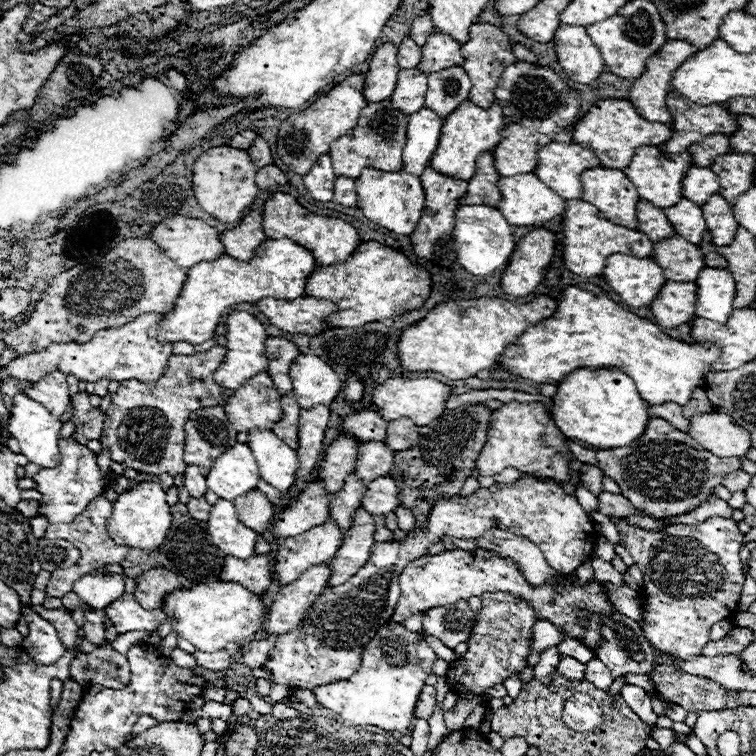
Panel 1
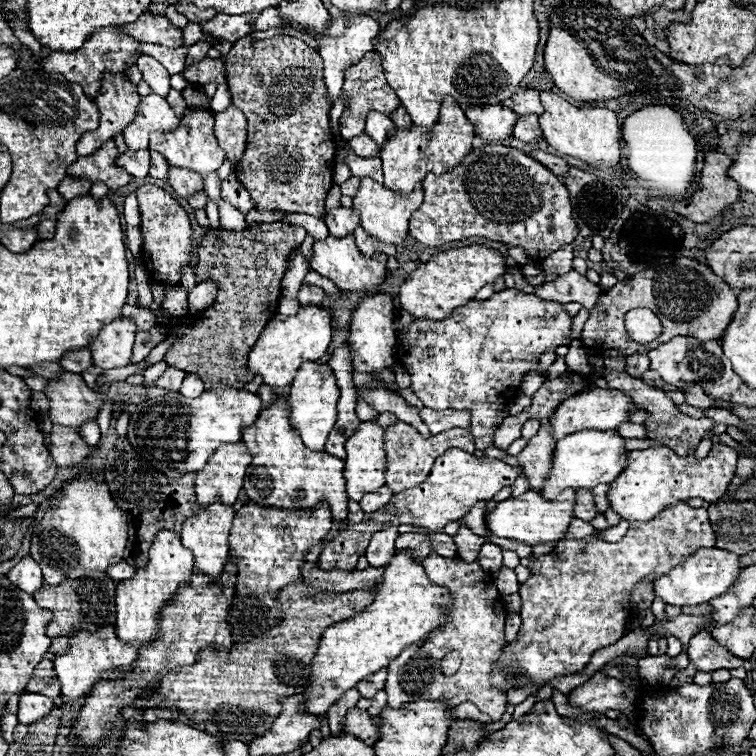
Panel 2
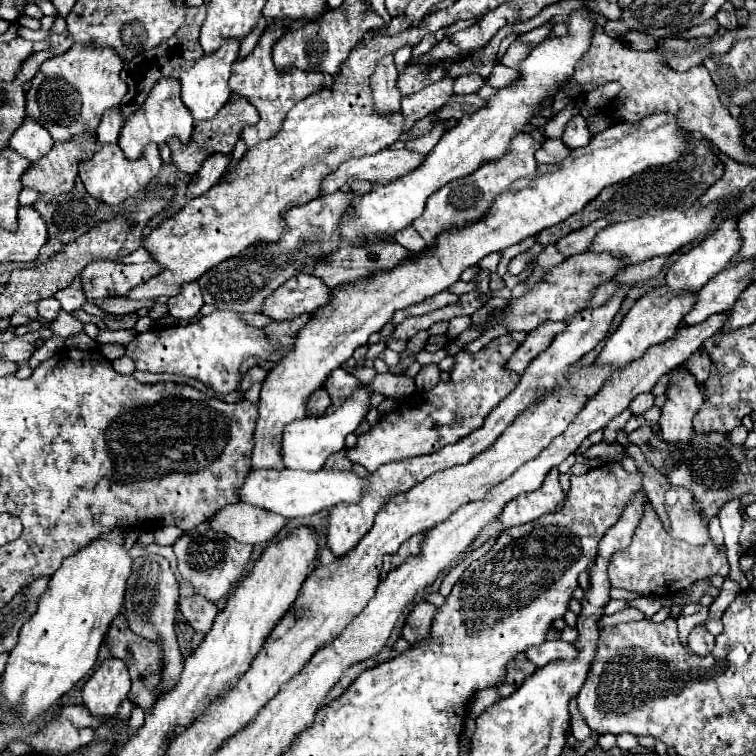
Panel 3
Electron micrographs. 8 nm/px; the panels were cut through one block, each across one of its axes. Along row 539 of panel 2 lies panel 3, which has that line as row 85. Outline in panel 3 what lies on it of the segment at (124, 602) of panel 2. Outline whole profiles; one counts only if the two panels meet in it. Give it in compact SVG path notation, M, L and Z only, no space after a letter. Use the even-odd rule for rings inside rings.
M160 78L160 82L156 82L150 96L146 98L144 106L140 106L140 110L136 110L136 114L122 126L118 146L128 160L138 160L142 156L144 148L152 142L164 144L164 142L168 142L168 138L176 136L182 144L188 144L192 138L192 130L194 130L194 120L190 116L190 110L180 100L178 80Z

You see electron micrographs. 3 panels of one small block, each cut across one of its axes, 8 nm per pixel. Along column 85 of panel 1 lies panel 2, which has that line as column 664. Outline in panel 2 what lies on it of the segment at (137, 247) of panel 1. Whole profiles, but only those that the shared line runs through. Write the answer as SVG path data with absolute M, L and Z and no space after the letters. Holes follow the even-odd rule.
M678 258L676 264L662 266L662 280L658 270L644 270L634 274L626 282L618 282L614 288L606 290L598 304L590 310L590 318L584 324L580 340L588 348L596 350L620 350L626 356L648 354L660 344L672 340L674 336L692 336L698 340L722 340L728 324L738 308L738 296L720 280L706 264L692 258ZM634 308L650 308L662 322L662 334L650 344L634 342L624 328L624 316Z

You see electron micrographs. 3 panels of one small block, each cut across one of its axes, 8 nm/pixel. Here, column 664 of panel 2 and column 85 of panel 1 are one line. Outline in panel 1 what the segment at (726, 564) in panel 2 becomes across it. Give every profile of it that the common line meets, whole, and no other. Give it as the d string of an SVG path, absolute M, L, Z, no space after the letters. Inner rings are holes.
M112 572L86 574L74 582L74 592L92 608L106 608L124 594L124 576Z

